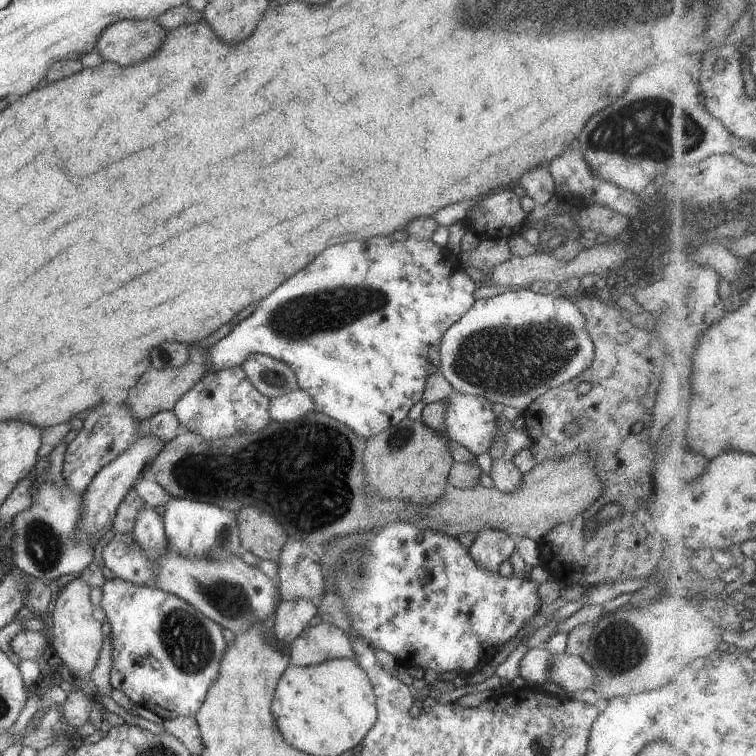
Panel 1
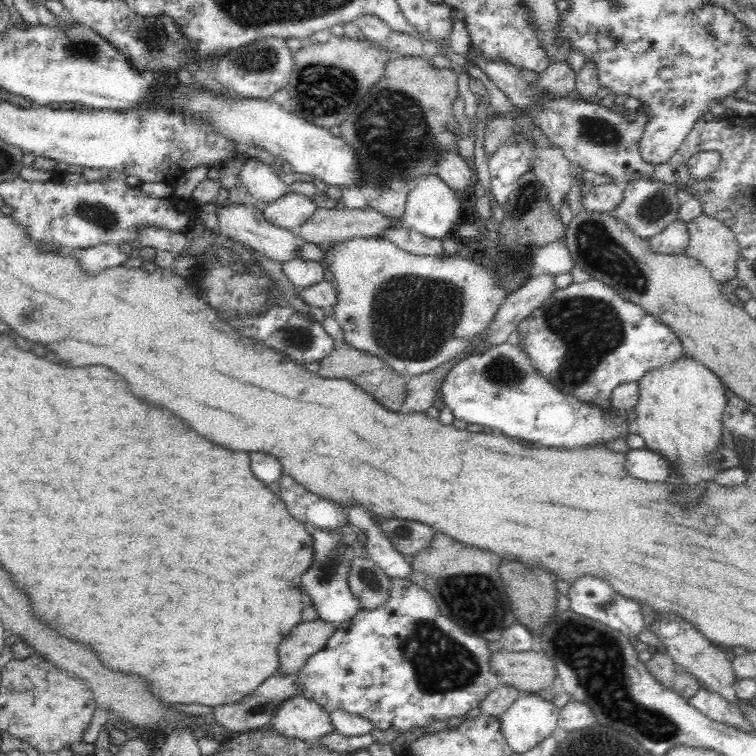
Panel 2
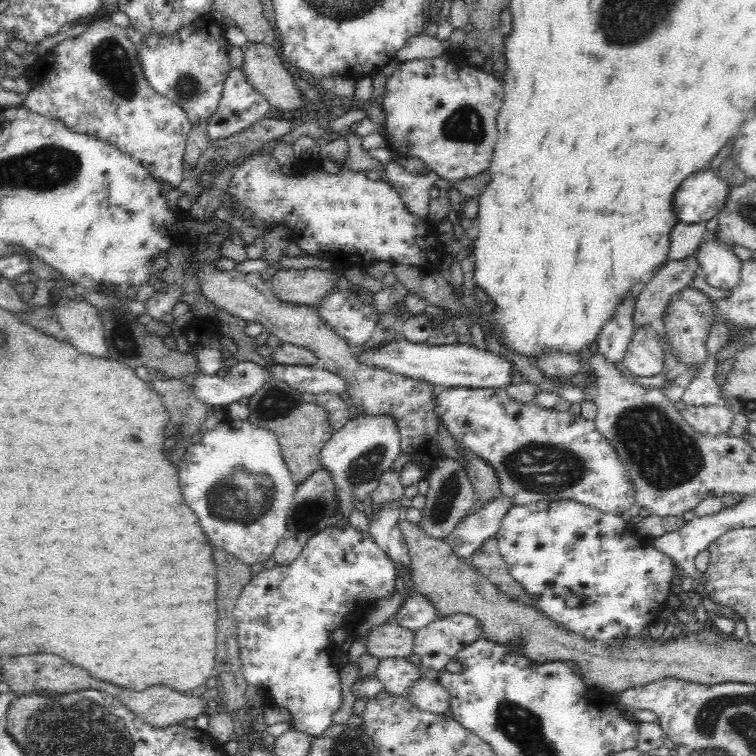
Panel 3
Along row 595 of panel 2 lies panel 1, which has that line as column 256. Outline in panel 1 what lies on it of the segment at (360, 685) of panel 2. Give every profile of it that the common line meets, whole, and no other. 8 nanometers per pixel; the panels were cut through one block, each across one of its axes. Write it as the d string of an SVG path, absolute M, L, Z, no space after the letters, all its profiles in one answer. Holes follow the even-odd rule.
M240 365L206 372L172 408L175 418L184 428L201 438L217 440L231 438L241 432L253 432L271 422L269 399L251 386Z

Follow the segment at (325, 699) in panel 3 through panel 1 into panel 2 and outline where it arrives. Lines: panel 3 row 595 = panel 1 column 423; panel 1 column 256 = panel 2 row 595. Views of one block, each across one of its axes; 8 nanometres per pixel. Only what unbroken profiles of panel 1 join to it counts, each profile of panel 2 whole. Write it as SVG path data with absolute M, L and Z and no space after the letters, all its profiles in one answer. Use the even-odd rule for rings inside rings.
M346 522L344 526L332 530L311 528L310 536L314 560L312 566L300 578L302 592L310 596L318 620L334 626L350 622L361 611L358 599L353 595L349 585L351 564L354 559L366 558L365 547L358 540L358 531L353 524Z

